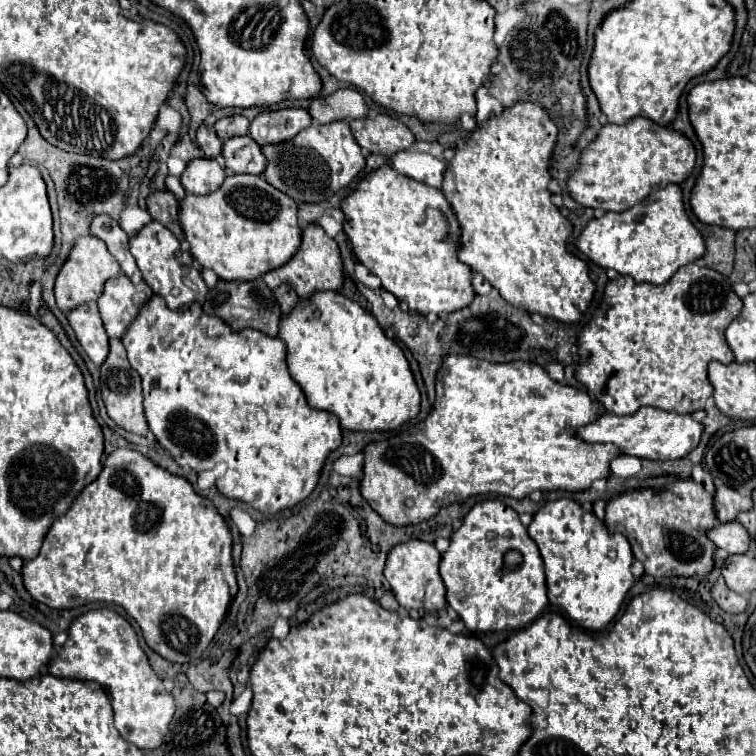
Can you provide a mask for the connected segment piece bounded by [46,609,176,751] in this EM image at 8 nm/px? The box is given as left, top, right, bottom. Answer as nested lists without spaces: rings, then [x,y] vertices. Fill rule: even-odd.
[[[90,609],[76,617],[68,627],[68,639],[62,651],[46,665],[50,675],[70,679],[94,679],[110,695],[114,709],[114,727],[118,733],[142,751],[156,749],[174,717],[174,697],[166,691],[162,679],[152,671],[146,653],[138,645],[138,637],[130,623],[112,609]]]

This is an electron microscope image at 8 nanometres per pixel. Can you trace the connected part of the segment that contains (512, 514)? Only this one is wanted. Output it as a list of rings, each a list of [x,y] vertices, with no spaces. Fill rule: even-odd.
[[[498,499],[480,501],[464,515],[462,525],[450,537],[450,547],[442,553],[440,575],[446,585],[448,605],[460,615],[470,631],[518,631],[530,625],[548,607],[540,551],[532,543],[526,527],[520,523],[518,513]],[[508,551],[518,551],[522,555],[522,563],[514,569],[506,567],[504,563],[504,555]]]

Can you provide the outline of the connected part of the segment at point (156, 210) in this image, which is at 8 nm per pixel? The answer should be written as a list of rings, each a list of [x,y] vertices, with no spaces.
[[[156,191],[156,193],[148,195],[146,207],[154,221],[168,227],[178,239],[184,239],[182,227],[178,221],[178,201],[170,191]]]

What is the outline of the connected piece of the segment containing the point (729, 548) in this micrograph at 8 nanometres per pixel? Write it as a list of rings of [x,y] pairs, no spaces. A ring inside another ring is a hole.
[[[738,521],[716,525],[710,531],[706,531],[706,535],[710,537],[710,541],[718,549],[724,549],[730,555],[746,553],[748,545],[750,545],[750,535],[748,535],[748,531]]]

